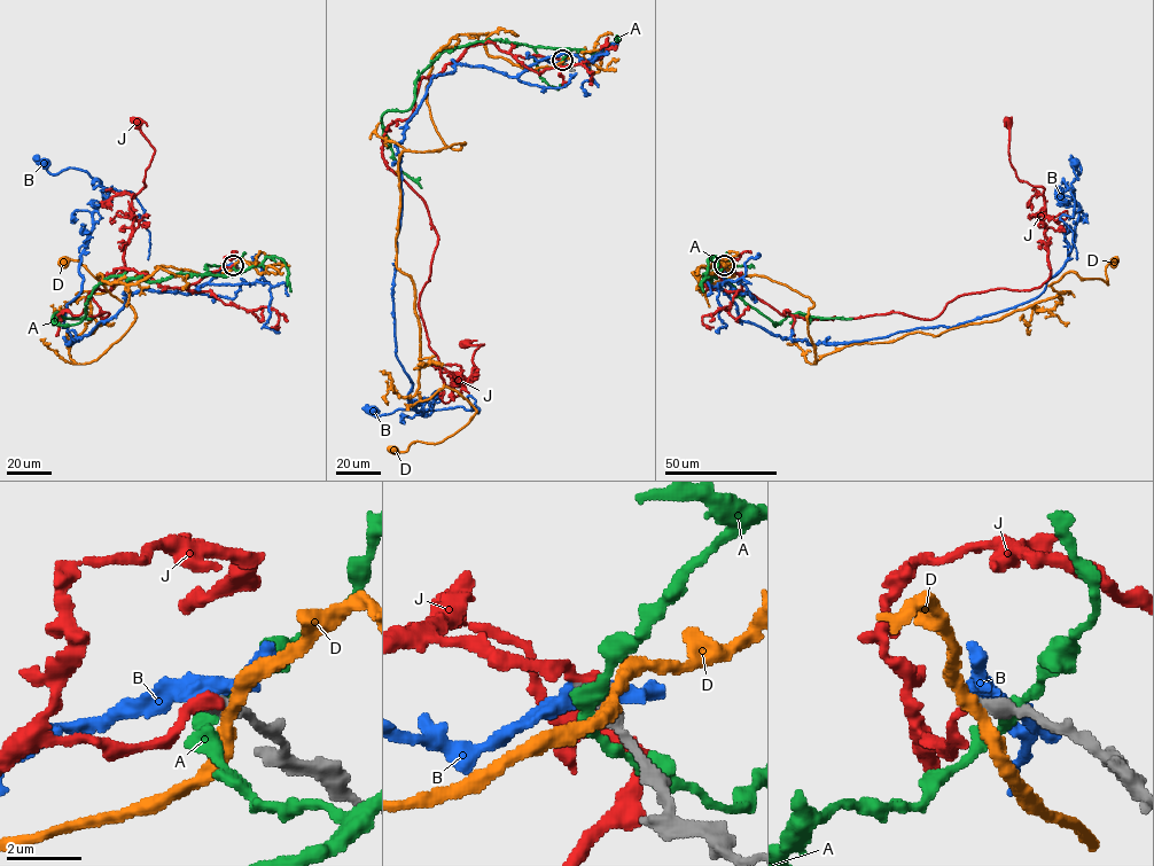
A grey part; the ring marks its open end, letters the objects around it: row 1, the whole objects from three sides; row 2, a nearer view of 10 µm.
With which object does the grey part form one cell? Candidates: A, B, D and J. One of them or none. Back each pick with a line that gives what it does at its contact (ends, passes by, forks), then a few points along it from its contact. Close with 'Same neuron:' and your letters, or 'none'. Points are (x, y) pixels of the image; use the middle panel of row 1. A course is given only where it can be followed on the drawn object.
J: it ends there; it runs (562, 60), (469, 46), (383, 137), (437, 236), (419, 307), (446, 385), (474, 377), (476, 341)
Same neuron: J

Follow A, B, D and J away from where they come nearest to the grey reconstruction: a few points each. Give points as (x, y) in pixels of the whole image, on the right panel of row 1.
A: (725, 265), (712, 275), (707, 273), (706, 281), (714, 275), (724, 278), (774, 325), (800, 312), (852, 319)
B: (724, 264), (739, 318), (782, 338), (957, 326), (1036, 297), (1062, 266), (1076, 163)
D: (724, 265), (699, 283), (808, 296), (815, 364), (1000, 319), (1070, 271), (1108, 285), (1114, 263)
J: (724, 265), (706, 286), (731, 268), (823, 319), (1039, 288), (1044, 188), (1005, 126)

